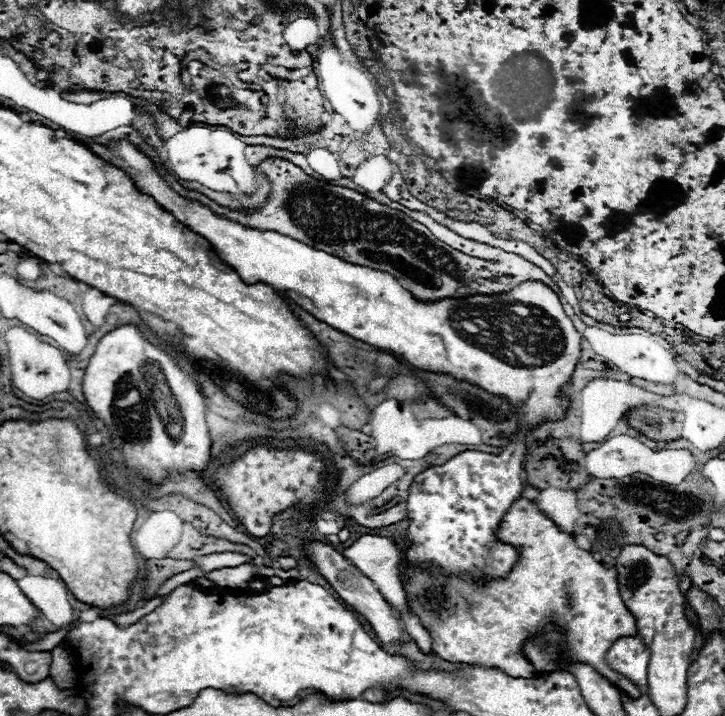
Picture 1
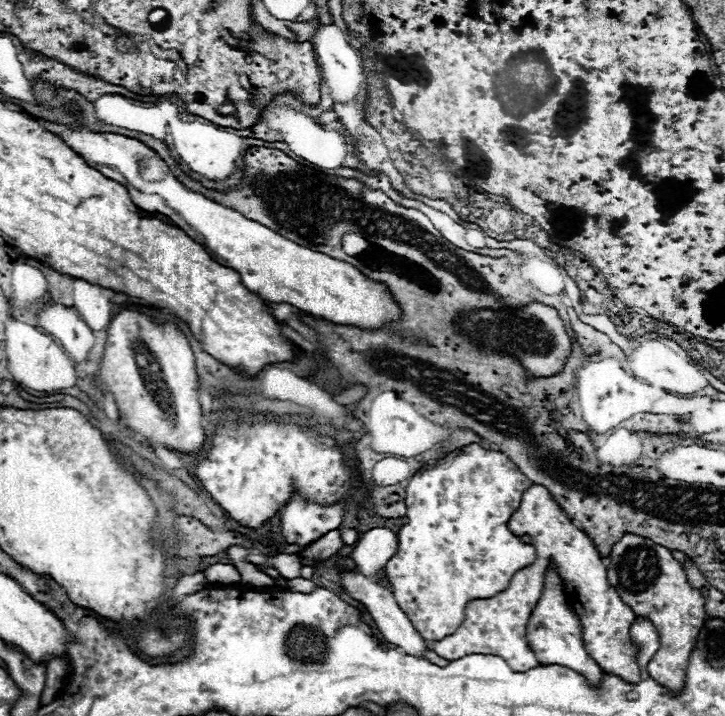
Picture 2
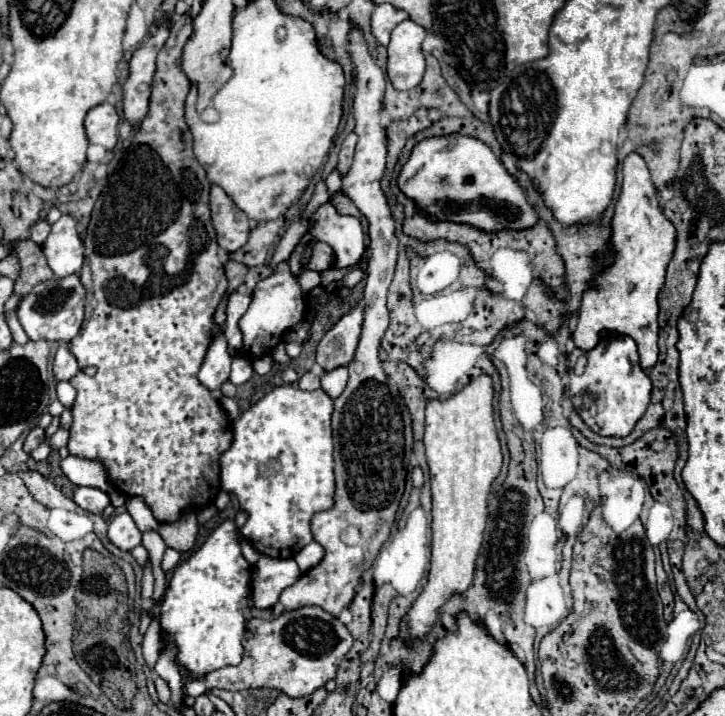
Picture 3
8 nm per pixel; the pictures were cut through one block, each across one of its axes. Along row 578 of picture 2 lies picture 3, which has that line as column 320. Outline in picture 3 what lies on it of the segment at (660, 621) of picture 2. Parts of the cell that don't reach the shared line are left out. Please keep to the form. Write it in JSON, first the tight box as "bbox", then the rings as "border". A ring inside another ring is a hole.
{"bbox":[184,606,352,698],"border":[[[306,606],[306,608],[294,610],[294,612],[284,612],[282,616],[274,618],[274,620],[260,620],[260,618],[248,620],[246,634],[242,638],[242,646],[244,646],[244,656],[238,666],[226,666],[226,668],[220,668],[220,670],[206,674],[204,678],[190,680],[184,686],[184,696],[198,698],[200,694],[214,690],[214,688],[224,688],[224,690],[274,688],[290,698],[310,696],[314,690],[318,690],[320,686],[324,686],[328,680],[332,680],[336,676],[338,664],[342,662],[342,658],[348,654],[348,650],[352,646],[352,636],[348,632],[348,628],[338,618],[330,616],[328,612],[324,612],[318,606]]]}

